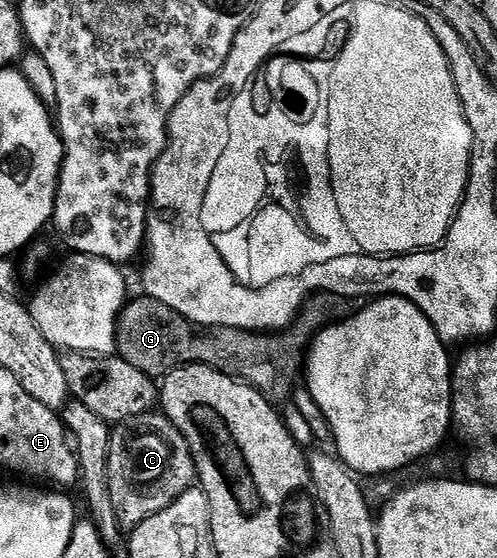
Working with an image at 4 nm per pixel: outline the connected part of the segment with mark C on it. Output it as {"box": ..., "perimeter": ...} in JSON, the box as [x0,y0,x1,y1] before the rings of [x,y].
{"box":[108,411,198,530],"perimeter":[[[157,411],[146,412],[143,416],[137,416],[131,420],[125,420],[123,424],[117,425],[110,434],[110,449],[108,450],[108,486],[112,490],[112,506],[116,510],[116,518],[121,522],[123,529],[133,530],[138,524],[143,524],[148,518],[152,518],[156,514],[160,514],[160,510],[164,510],[168,506],[172,506],[172,502],[177,500],[187,492],[189,488],[195,487],[198,471],[194,465],[192,458],[192,450],[188,446],[188,442],[184,442],[184,434],[180,434],[180,430],[176,430],[174,423]]]}

